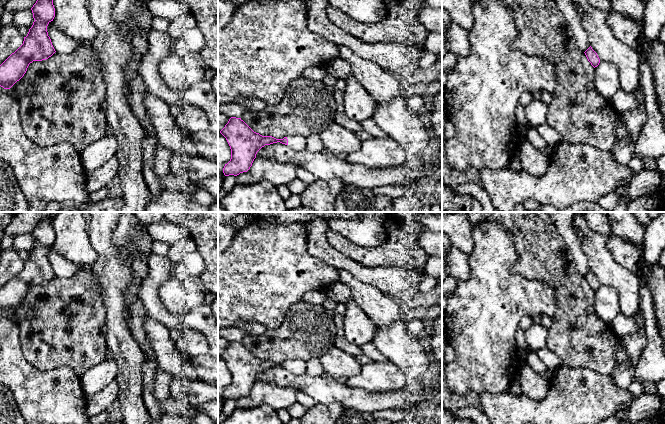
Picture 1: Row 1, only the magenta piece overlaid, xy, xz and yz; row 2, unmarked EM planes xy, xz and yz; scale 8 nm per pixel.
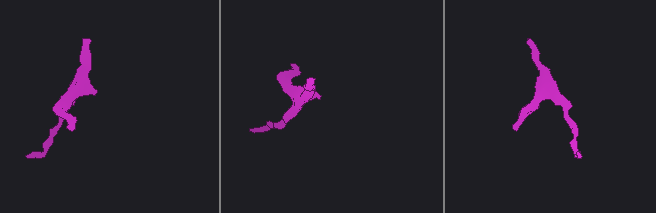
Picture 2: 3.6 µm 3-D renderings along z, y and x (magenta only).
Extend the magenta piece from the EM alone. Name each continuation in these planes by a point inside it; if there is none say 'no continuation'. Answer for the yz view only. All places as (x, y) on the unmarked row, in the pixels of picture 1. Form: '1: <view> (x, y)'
no continuation

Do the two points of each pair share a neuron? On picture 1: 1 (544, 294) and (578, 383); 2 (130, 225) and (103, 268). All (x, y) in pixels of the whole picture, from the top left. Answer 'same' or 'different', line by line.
1: different
2: different

